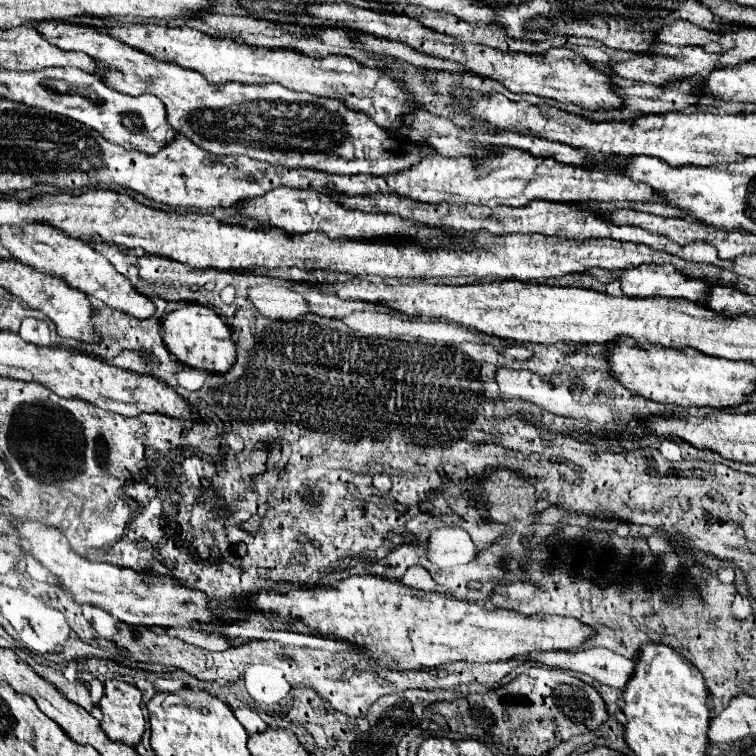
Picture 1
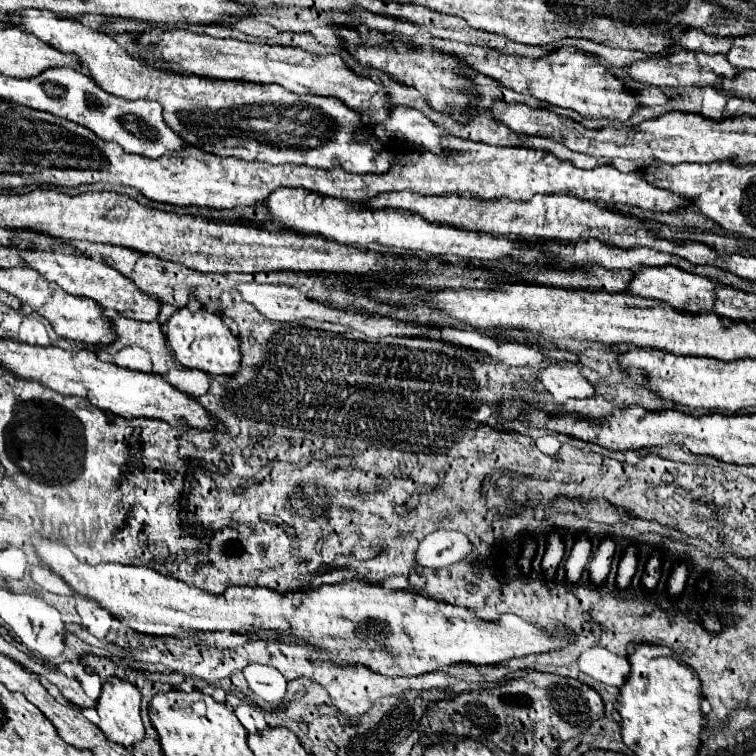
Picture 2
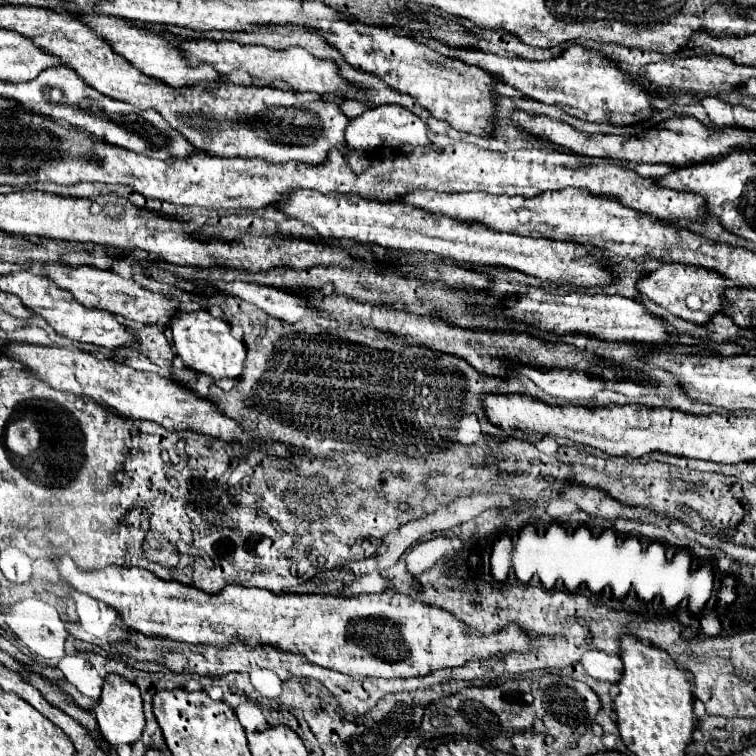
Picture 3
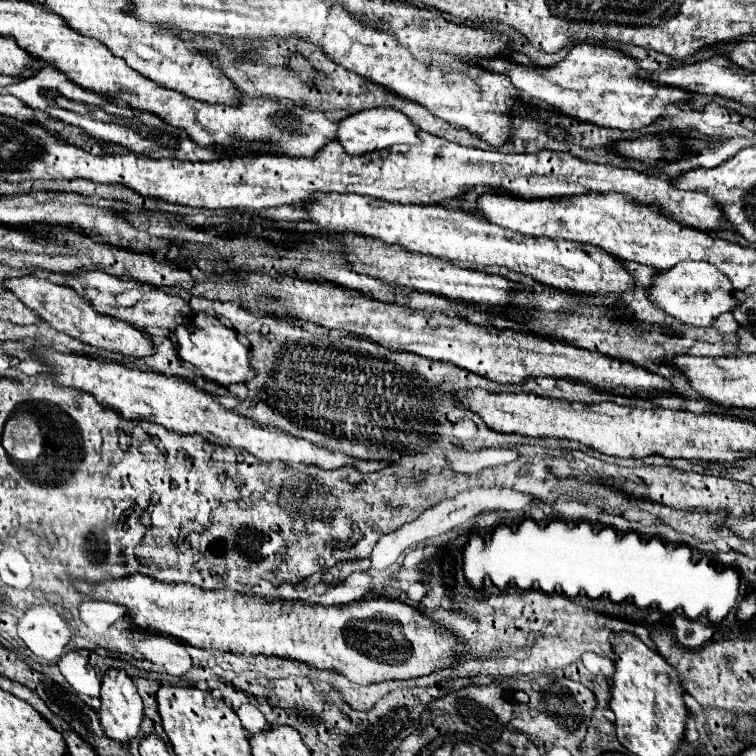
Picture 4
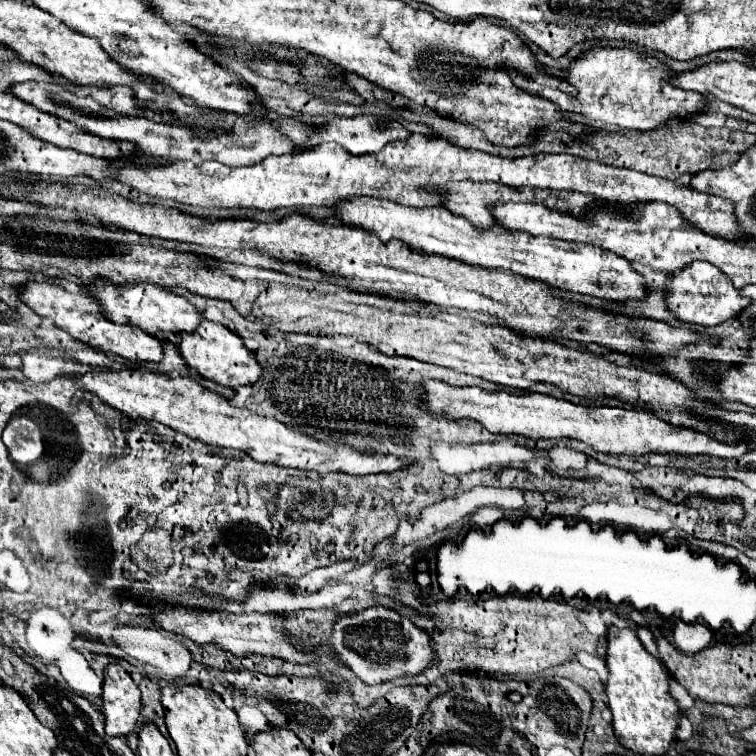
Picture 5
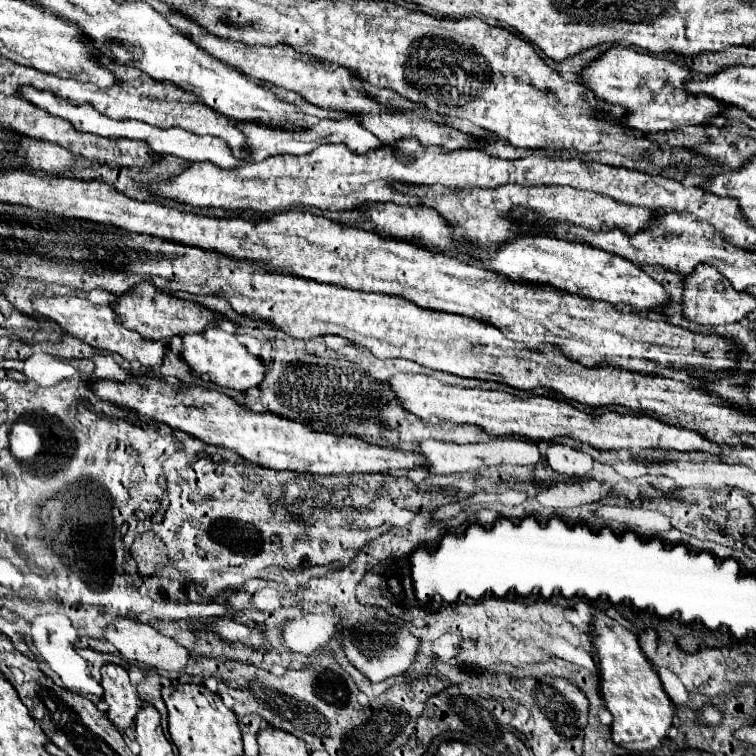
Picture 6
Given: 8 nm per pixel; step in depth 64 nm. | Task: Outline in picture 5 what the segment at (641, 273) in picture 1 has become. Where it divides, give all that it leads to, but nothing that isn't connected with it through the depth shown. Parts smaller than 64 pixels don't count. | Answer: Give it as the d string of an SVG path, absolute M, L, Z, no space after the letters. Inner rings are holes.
M692 262L680 272L674 272L666 280L666 290L664 290L664 300L668 310L680 320L680 322L692 322L700 326L716 326L722 324L724 320L738 316L742 308L750 304L750 298L744 298L738 294L734 284L728 280L728 276L712 266L710 262Z

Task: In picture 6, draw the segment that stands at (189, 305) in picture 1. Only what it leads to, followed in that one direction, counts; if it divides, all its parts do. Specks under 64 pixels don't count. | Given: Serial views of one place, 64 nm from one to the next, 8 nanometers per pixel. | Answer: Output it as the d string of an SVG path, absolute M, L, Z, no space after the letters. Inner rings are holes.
M210 326L200 334L182 336L182 358L196 374L206 374L214 384L222 388L234 388L244 392L246 388L258 386L264 378L262 362L238 342L236 334L226 334L218 326Z

